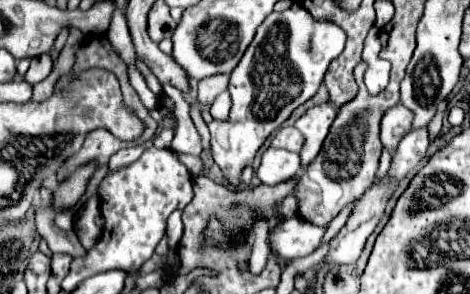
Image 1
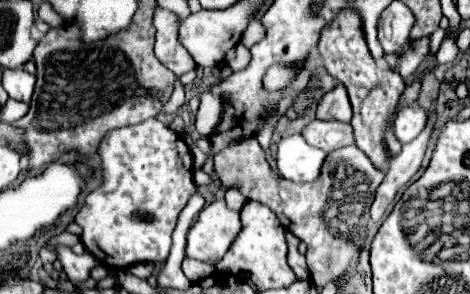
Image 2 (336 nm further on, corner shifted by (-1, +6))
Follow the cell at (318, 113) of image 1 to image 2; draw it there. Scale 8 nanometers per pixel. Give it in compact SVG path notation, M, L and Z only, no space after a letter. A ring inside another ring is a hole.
M337 84L331 92L327 92L319 106L317 106L317 118L319 120L339 120L339 122L349 122L351 120L351 102L347 96L347 90L343 84Z

